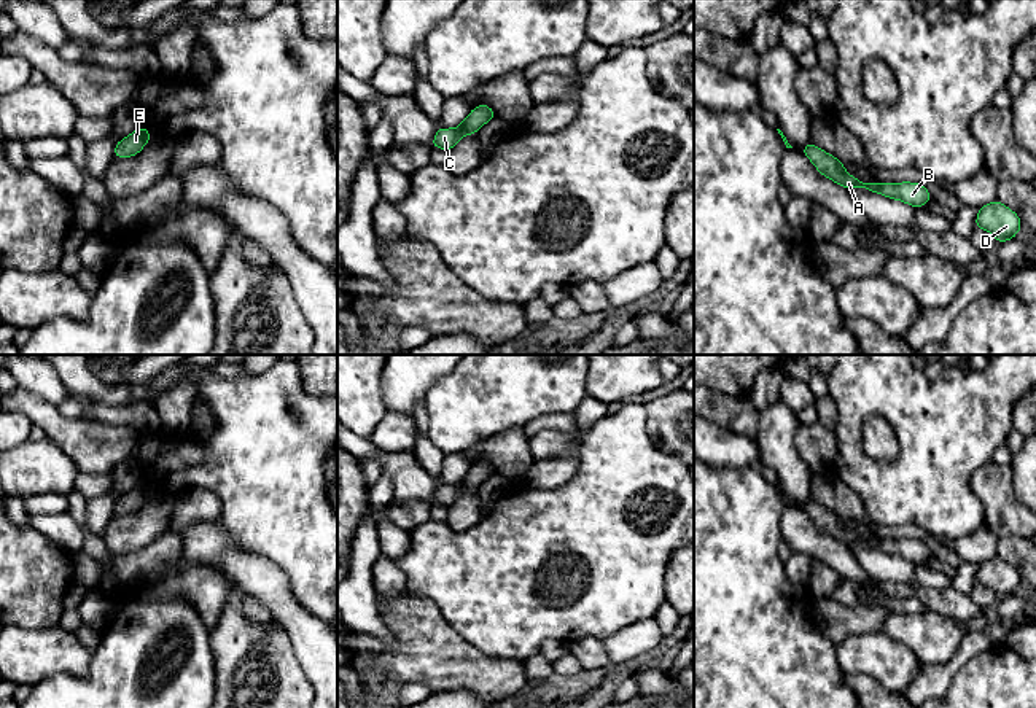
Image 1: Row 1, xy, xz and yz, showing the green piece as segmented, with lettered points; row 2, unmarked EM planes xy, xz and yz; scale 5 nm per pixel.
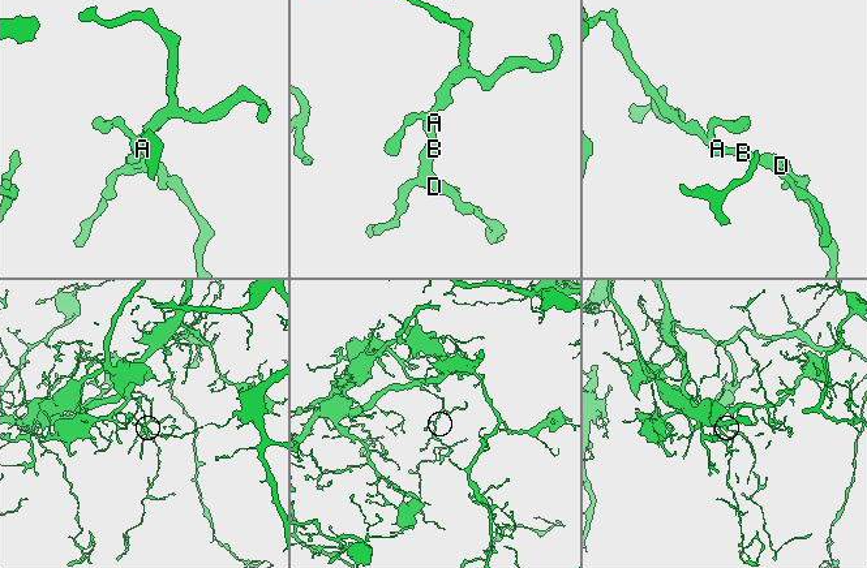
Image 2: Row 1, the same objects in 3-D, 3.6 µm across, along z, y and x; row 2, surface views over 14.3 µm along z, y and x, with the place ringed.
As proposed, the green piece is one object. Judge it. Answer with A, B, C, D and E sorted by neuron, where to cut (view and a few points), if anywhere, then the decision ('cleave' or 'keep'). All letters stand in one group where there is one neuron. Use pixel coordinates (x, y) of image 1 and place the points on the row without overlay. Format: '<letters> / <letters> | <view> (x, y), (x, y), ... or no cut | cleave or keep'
A B C D E | no cut | keep

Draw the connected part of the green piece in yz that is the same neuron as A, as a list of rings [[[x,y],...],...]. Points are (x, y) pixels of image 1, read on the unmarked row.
[[[808,498],[800,508],[812,517],[812,520],[816,523],[816,527],[821,531],[835,538],[837,541],[840,541],[845,546],[863,544],[863,546],[882,550],[882,552],[894,555],[894,557],[902,557],[913,565],[918,565],[933,557],[929,547],[920,539],[910,539],[910,538],[864,539],[864,538],[851,533],[843,525],[842,517],[839,517],[832,511],[826,509],[824,506],[815,503],[812,498]]]

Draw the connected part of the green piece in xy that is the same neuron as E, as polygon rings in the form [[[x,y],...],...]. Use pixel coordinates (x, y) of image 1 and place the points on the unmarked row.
[[[140,482],[115,501],[113,514],[132,514],[138,511],[151,493],[150,487]]]

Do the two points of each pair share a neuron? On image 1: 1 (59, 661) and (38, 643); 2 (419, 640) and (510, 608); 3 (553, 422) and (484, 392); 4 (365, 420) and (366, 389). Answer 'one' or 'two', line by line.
1: one
2: two
3: two
4: one

